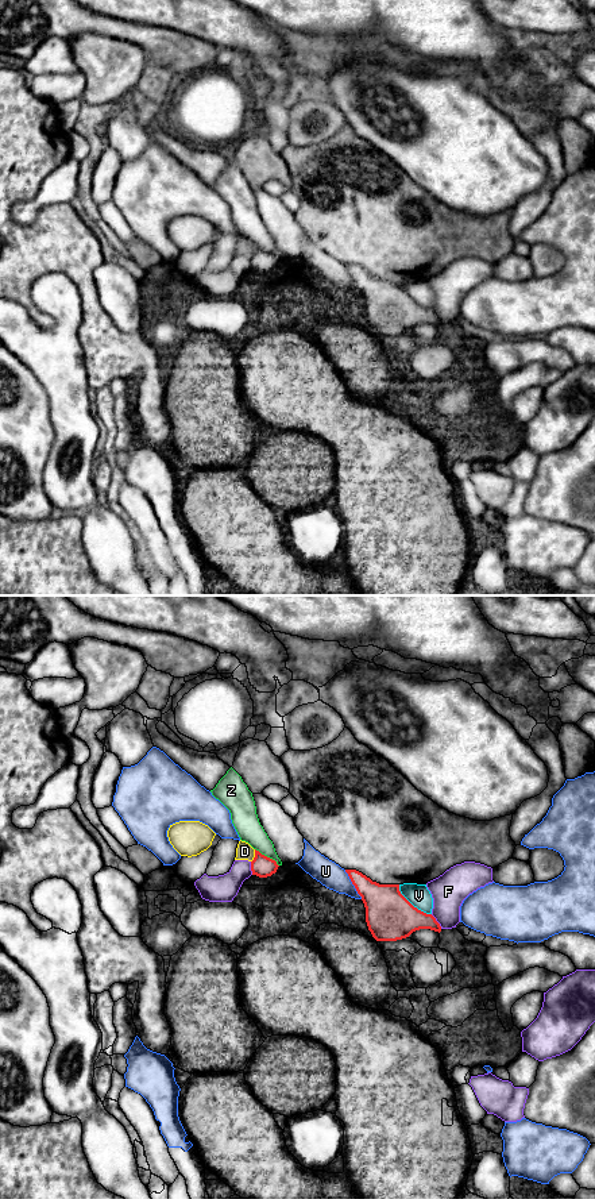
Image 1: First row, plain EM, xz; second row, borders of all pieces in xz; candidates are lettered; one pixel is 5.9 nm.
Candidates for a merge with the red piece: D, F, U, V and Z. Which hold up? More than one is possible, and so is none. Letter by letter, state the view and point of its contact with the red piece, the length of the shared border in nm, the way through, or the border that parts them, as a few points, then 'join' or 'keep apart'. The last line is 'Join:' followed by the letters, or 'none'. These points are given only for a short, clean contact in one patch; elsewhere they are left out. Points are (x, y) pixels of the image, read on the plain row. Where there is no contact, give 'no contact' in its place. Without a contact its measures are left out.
D: meets red in xz at (255, 251); contact 80 nm long; keep apart
F: meets red in xz at (436, 316); contact 110 nm long; keep apart
U: meets red in xz at (352, 278); contact 200 nm long; keep apart
V: meets red in xz at (410, 299); contact 260 nm long; border along xz (398, 280), (398, 285), (414, 301), (431, 309); keep apart
Z: meets red in xz at (266, 251); contact 180 nm long; keep apart
Join: none

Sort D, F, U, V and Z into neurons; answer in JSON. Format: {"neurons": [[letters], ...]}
{"neurons": [["D", "V"], ["F"], ["U"], ["Z"]]}

